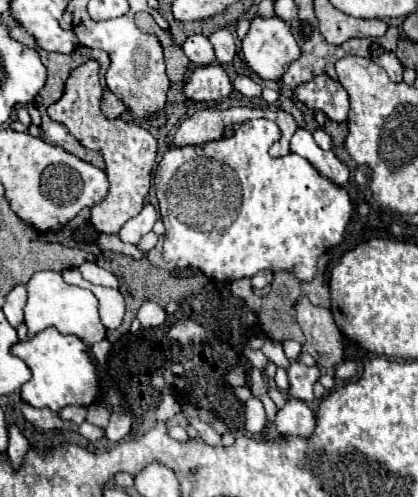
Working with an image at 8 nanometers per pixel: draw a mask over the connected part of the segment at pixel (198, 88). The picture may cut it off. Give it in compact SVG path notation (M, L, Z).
M217 62L193 68L189 80L183 84L183 94L193 102L217 102L229 96L231 90L233 84L225 68Z

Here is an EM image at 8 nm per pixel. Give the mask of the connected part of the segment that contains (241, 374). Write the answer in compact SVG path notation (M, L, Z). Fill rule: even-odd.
M240 365L231 367L225 375L225 379L232 387L245 386L247 384L247 374Z

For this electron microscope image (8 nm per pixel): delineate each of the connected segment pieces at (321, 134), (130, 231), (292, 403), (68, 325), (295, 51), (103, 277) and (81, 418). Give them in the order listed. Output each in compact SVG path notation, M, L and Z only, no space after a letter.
M315 124L315 130L313 130L313 138L315 138L315 142L317 142L323 150L333 150L333 140L331 140L331 136L329 136L325 130L321 130L317 124Z
M145 204L143 210L135 218L131 218L127 224L123 224L123 228L119 230L117 236L127 244L137 244L141 240L141 236L151 232L155 220L157 220L157 210L151 204Z
M289 398L275 418L275 426L283 436L309 438L315 430L315 424L317 424L315 412L297 398Z
M35 272L27 282L27 304L25 304L25 324L29 328L29 336L53 326L61 334L75 334L87 344L101 342L105 338L105 326L99 320L97 298L91 290L83 290L71 284L65 284L59 272Z
M253 18L249 34L241 42L241 52L245 64L263 80L279 80L281 74L285 74L289 62L297 60L301 50L289 30L287 22L281 22L281 18Z
M85 262L85 264L81 264L81 266L79 266L79 272L81 272L81 276L83 276L85 280L89 280L91 284L109 286L109 288L117 288L117 286L119 286L119 284L117 284L117 278L115 278L111 272L107 272L107 270L103 270L101 266L97 266L95 262Z
M67 406L61 409L59 414L63 420L75 422L79 426L86 420L87 409L85 407Z

